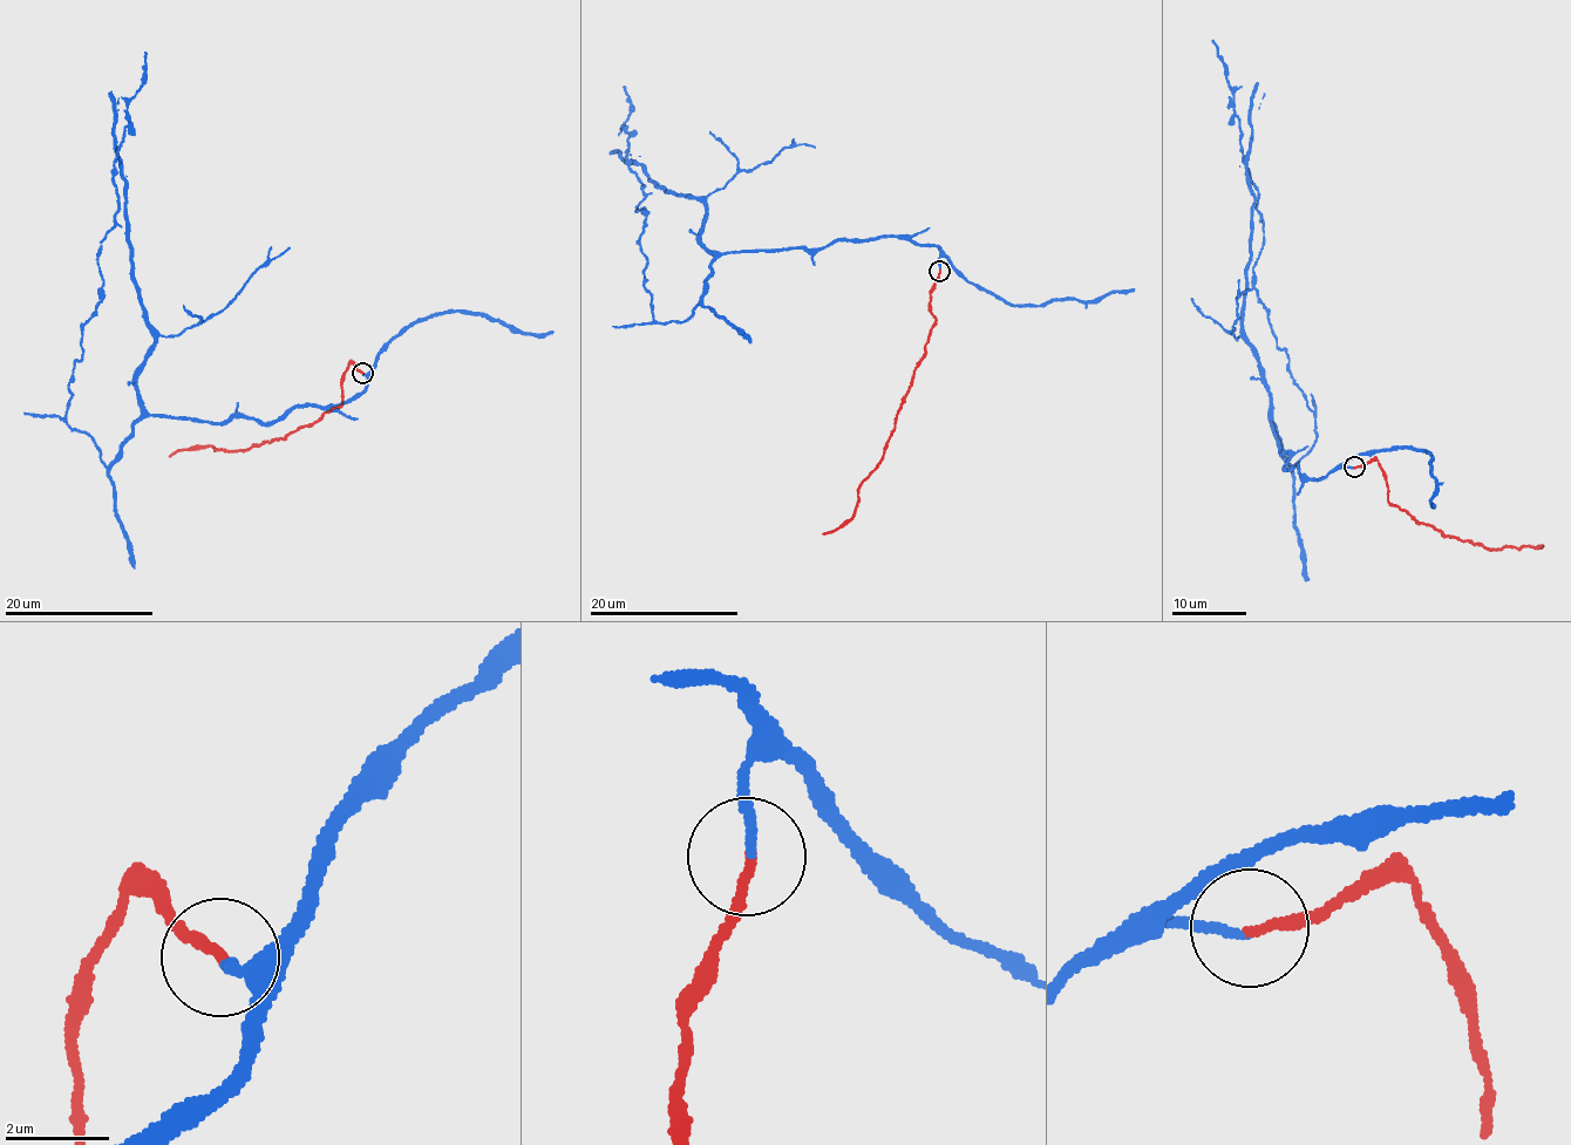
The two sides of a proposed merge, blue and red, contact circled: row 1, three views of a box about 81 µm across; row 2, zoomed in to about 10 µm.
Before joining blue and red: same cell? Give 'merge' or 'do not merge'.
merge

